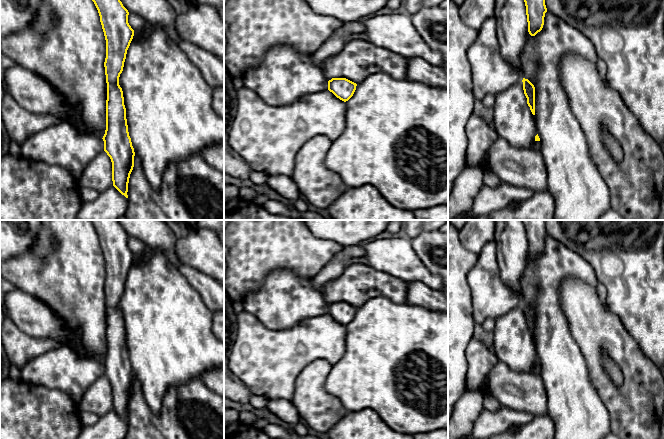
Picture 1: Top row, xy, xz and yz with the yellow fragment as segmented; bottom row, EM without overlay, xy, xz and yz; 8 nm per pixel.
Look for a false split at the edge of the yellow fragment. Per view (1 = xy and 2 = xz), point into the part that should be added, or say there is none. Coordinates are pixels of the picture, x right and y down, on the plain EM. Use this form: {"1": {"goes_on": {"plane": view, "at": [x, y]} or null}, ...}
{"1": {"goes_on": null}, "2": {"goes_on": null}}

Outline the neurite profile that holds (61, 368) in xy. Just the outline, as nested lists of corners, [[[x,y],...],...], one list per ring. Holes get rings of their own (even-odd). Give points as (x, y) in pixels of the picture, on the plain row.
[[[59,346],[31,359],[20,375],[24,382],[66,392],[79,405],[87,388],[104,375],[104,365],[80,357],[70,346]]]

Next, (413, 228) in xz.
[[[405,220],[403,229],[411,240],[422,232],[439,230],[447,222],[448,220]]]

